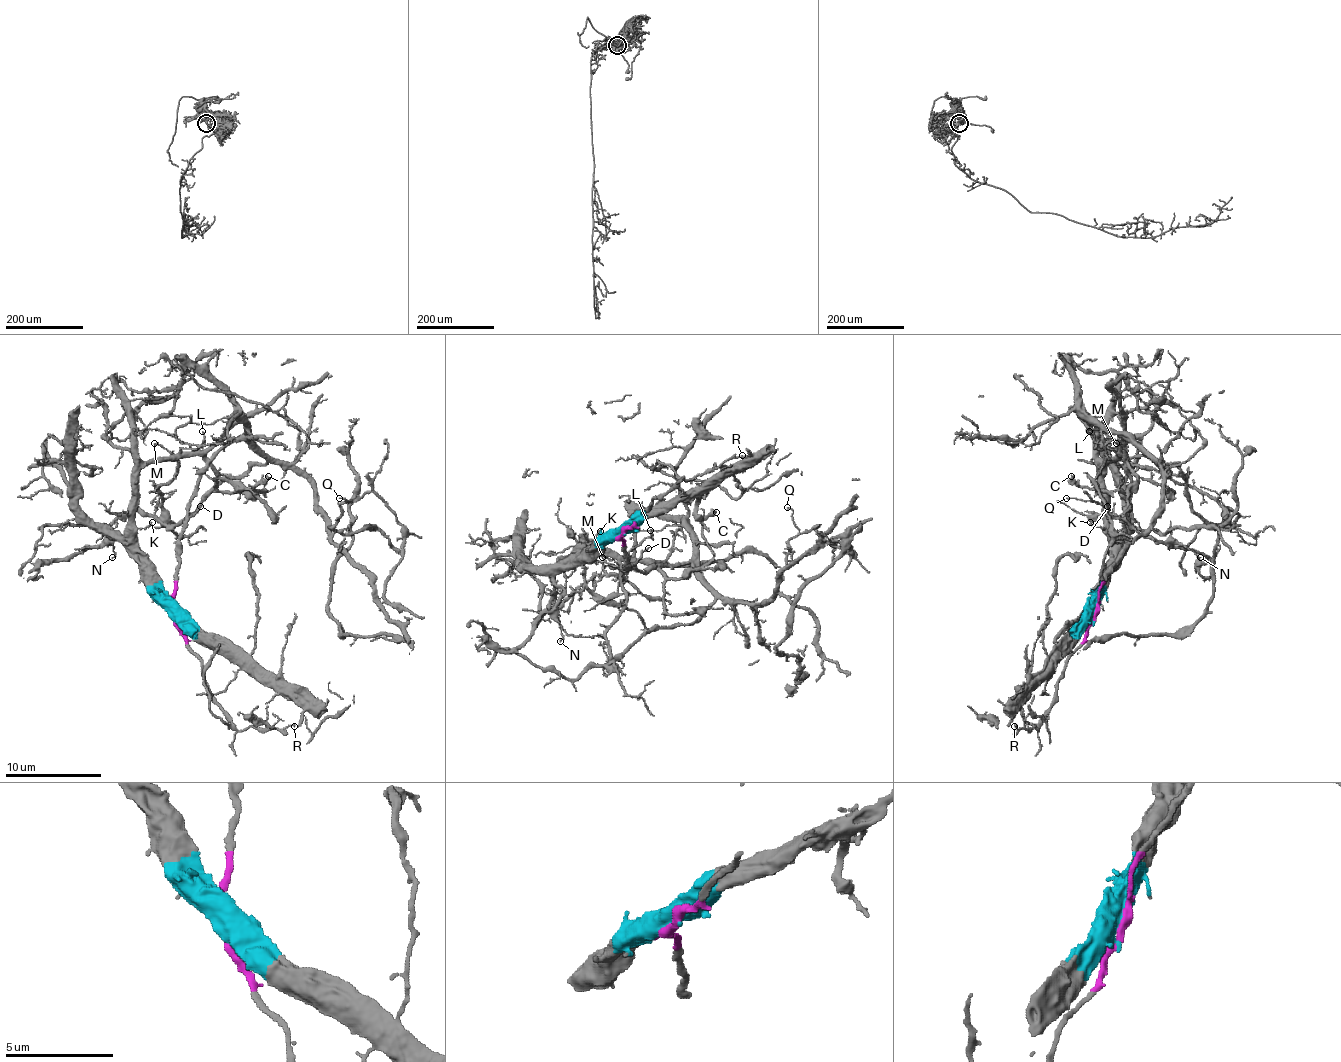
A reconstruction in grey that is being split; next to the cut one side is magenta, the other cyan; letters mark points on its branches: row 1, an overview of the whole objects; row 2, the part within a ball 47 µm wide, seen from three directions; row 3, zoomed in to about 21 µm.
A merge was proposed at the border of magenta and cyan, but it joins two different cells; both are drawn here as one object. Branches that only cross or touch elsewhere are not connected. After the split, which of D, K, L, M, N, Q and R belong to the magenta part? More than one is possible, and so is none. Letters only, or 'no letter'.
D, Q, R

